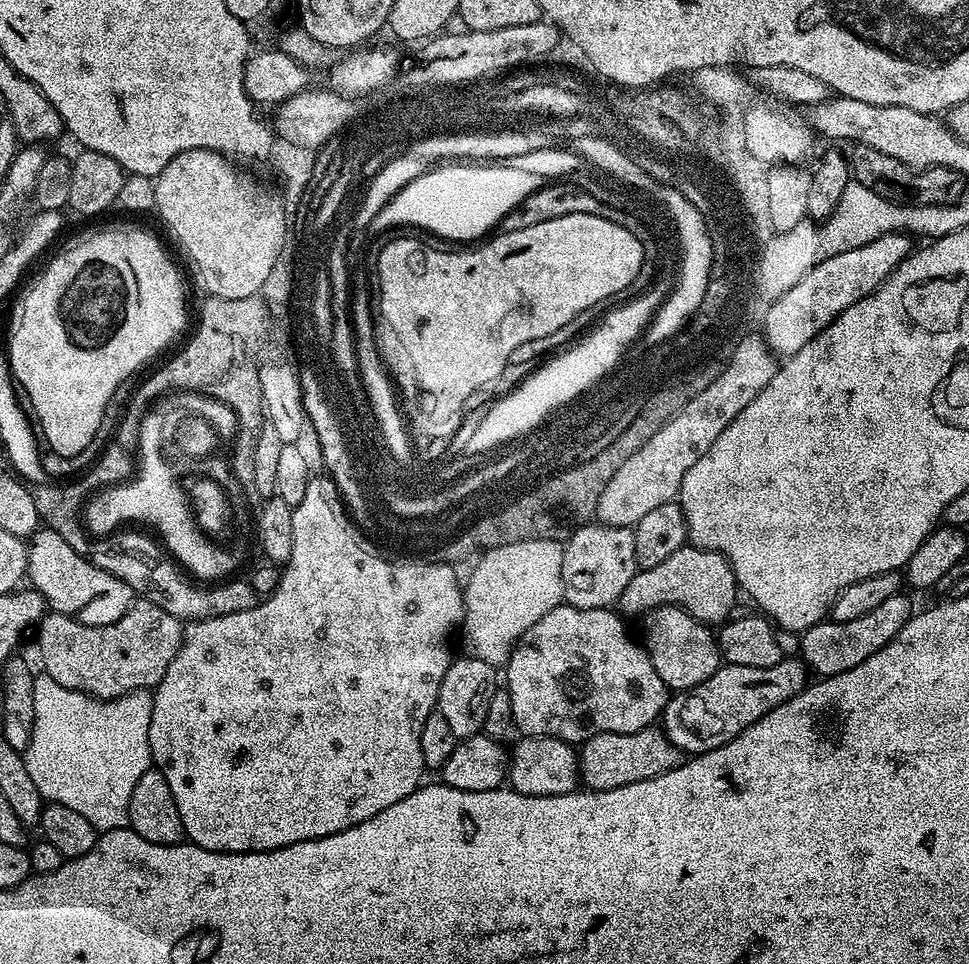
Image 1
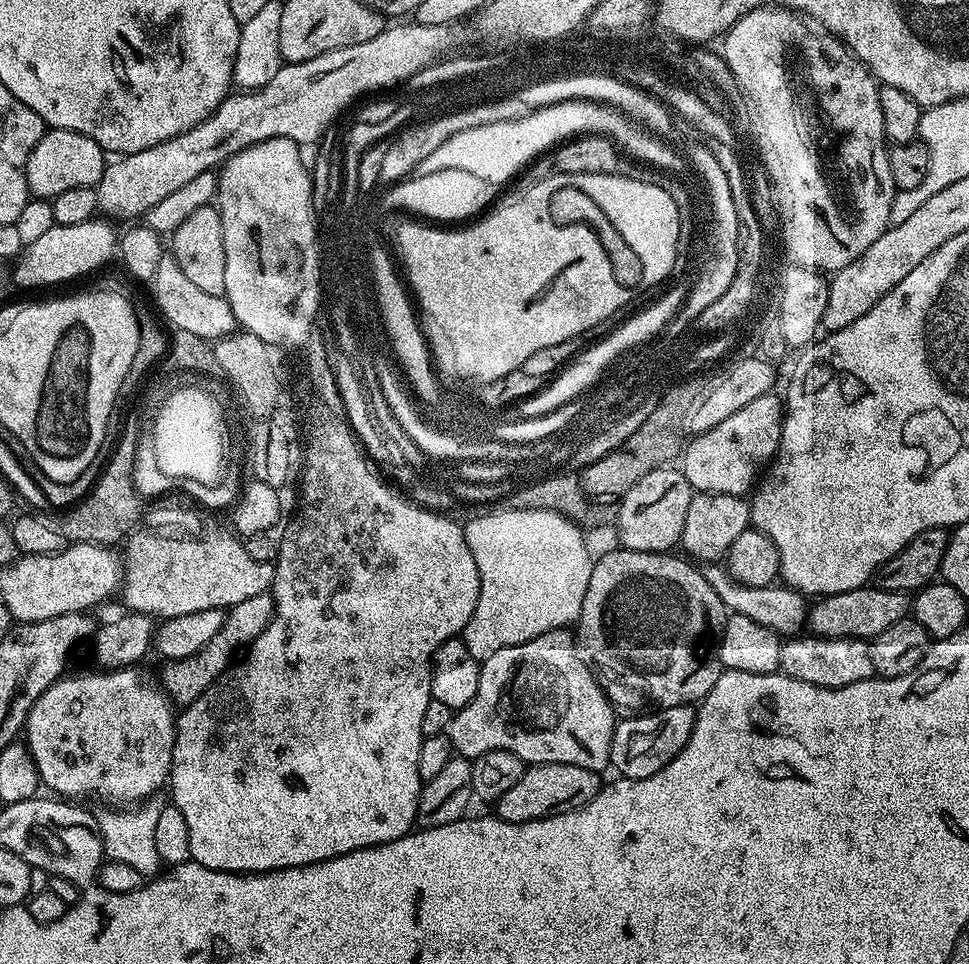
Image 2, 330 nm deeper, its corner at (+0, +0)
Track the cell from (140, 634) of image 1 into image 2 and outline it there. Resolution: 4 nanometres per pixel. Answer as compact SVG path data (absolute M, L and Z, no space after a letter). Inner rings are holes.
M271 591L254 594L254 598L246 598L246 602L238 602L225 611L224 625L218 630L218 634L214 634L214 638L210 638L210 642L206 642L206 646L202 646L202 650L198 650L198 654L190 658L167 661L163 665L165 668L160 672L159 683L173 705L193 704L222 673L228 671L237 653L247 649L252 641L256 640L258 634L266 630L275 608L276 603L272 601ZM236 651L238 652L235 654Z

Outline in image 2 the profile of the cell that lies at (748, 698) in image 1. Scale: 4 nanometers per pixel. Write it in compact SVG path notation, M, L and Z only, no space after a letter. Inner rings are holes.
M690 704L670 706L647 714L632 714L629 720L621 719L614 730L610 746L611 767L617 768L625 780L645 780L650 774L658 774L686 746L694 730L696 708Z

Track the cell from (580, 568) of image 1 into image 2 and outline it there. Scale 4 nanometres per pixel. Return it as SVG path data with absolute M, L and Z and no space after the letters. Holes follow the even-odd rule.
M661 466L650 470L630 490L620 502L614 527L620 535L619 543L635 552L671 553L682 538L682 526L686 526L686 510L694 495L690 482L679 467Z

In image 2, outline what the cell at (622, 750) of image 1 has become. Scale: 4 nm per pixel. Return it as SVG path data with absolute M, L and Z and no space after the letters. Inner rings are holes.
M533 764L525 767L522 778L494 801L495 815L506 822L521 824L557 816L575 808L584 808L595 798L602 787L601 773L591 772L573 764Z

